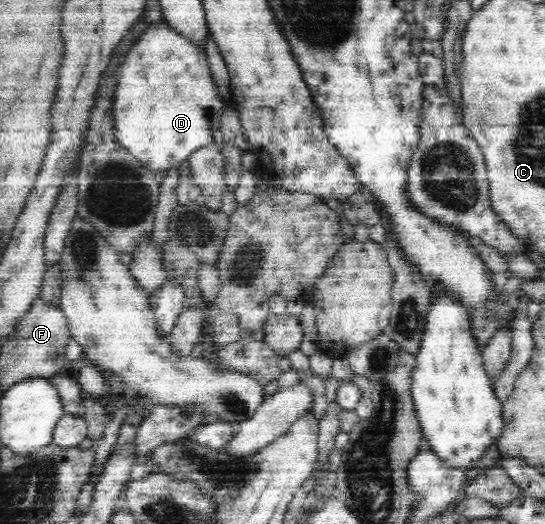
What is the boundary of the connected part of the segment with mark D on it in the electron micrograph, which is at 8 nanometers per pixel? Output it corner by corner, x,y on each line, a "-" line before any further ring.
164,19
159,23
146,23
142,35
124,50
119,66
118,87
115,89
114,118
118,120
118,142
150,171
178,167
192,151
209,145
214,132
220,129
226,103
214,83
204,44
176,31

